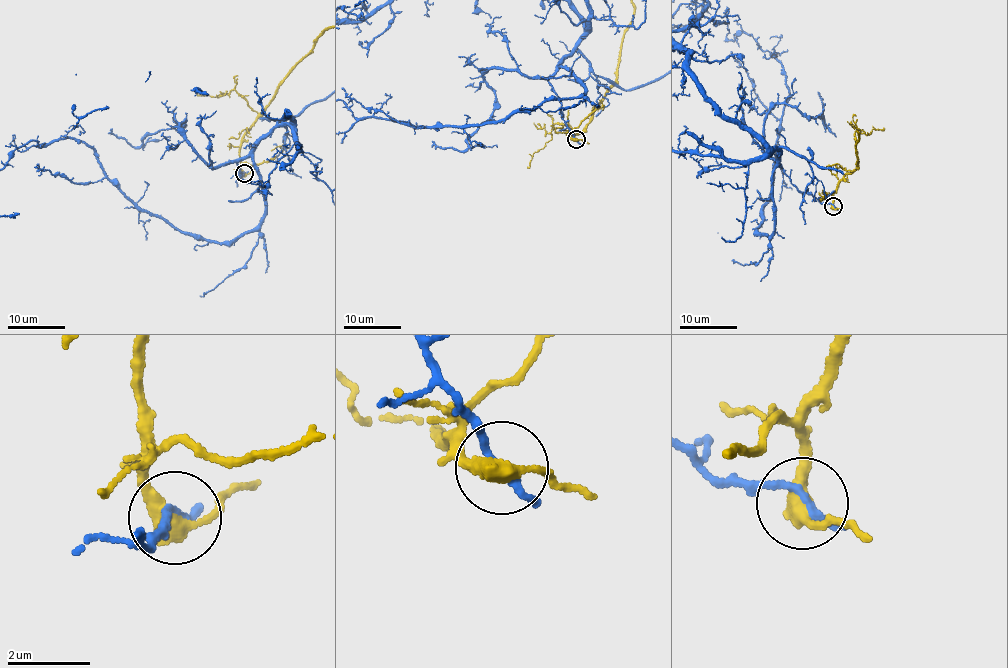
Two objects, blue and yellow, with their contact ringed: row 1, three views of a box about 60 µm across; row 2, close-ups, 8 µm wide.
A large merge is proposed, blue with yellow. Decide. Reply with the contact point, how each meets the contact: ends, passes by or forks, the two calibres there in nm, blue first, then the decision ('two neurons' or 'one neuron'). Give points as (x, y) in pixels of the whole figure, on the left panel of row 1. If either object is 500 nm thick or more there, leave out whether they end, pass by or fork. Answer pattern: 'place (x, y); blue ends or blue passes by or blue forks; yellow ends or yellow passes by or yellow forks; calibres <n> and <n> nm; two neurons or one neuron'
place (244, 173); blue passes by; yellow passes by; calibres 180 and 400 nm; two neurons

